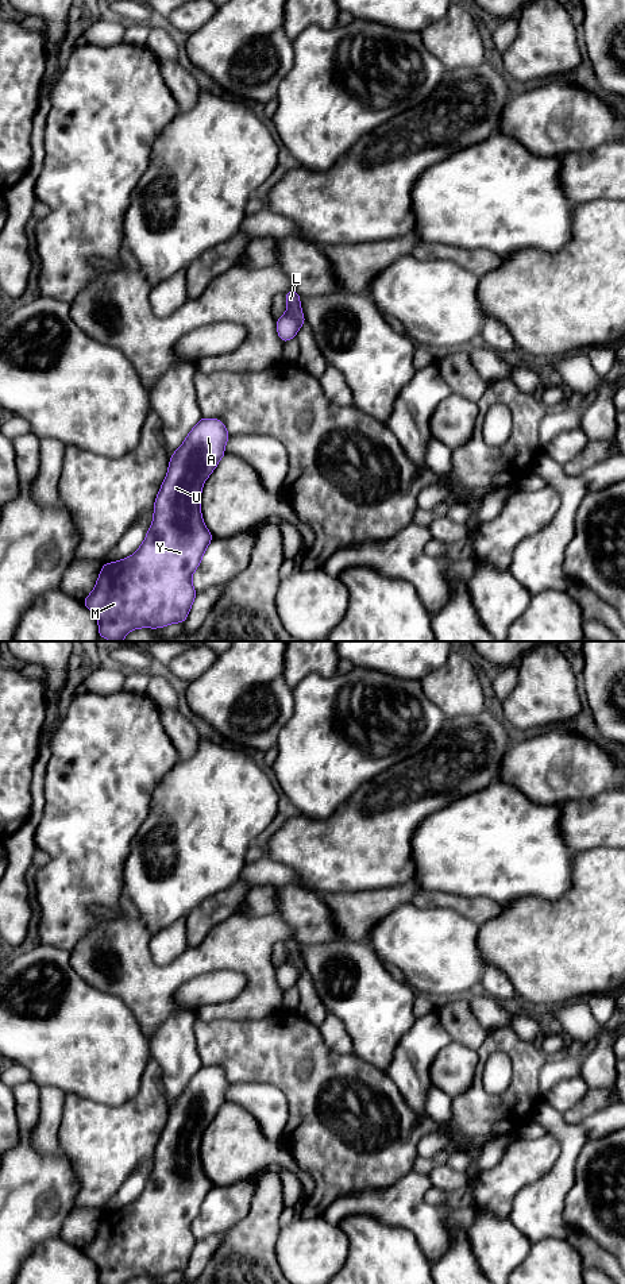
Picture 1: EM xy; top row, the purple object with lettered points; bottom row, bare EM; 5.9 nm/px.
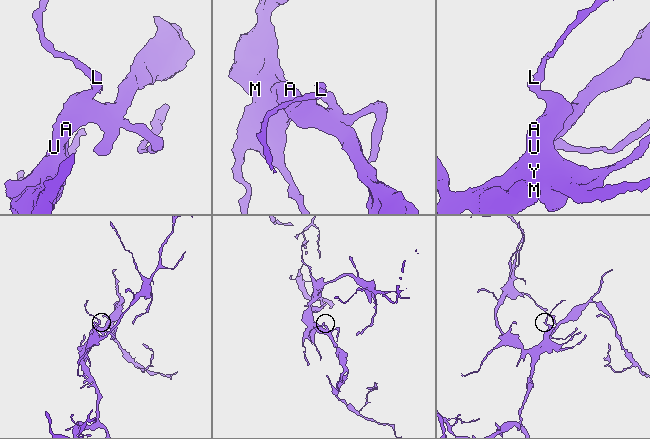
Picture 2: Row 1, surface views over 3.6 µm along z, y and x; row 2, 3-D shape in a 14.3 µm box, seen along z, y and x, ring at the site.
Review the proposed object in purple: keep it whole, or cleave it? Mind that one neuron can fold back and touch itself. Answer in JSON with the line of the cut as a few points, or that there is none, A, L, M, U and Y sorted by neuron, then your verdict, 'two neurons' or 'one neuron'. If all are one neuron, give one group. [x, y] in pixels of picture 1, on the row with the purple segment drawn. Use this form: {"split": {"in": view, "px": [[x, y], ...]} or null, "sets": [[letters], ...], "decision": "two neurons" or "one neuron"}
{"split": {"in": "xy", "px": [[286, 312], [300, 326]]}, "sets": [["A", "M", "U", "Y"], ["L"]], "decision": "two neurons"}

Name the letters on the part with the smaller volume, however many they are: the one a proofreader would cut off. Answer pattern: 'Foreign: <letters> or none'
Foreign: L

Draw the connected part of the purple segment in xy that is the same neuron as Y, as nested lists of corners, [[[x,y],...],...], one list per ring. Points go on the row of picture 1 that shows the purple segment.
[[[201,417],[182,446],[174,451],[155,498],[153,524],[144,541],[132,556],[104,563],[93,591],[82,601],[99,620],[100,637],[123,641],[136,628],[157,629],[186,620],[197,595],[192,586],[192,574],[213,539],[201,516],[201,490],[225,455],[224,447],[229,436],[221,420]]]

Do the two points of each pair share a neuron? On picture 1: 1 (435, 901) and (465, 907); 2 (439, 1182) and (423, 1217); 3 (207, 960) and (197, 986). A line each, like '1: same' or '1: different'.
1: same
2: different
3: different

